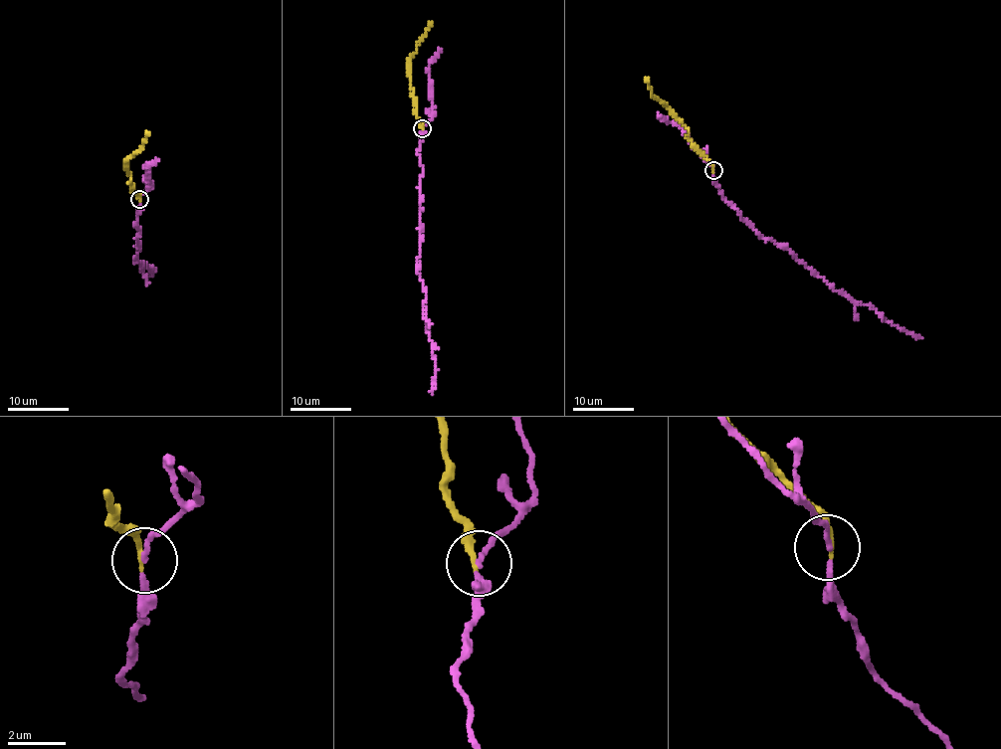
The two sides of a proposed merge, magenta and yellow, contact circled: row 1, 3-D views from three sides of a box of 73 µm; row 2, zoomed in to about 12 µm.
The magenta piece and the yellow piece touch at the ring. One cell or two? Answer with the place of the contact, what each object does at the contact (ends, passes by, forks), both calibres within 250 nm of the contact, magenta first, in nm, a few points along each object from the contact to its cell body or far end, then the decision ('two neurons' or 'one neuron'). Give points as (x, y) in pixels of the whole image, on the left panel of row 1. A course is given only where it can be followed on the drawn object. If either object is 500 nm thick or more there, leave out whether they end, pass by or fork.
(139, 199) | magenta passes by | yellow ends | 130/160 nm | magenta via (139, 198), (134, 261), (142, 265), (141, 269), (144, 264), (153, 271), (148, 273) | yellow via (139, 198), (130, 180), (127, 159), (139, 151), (148, 131) | two neurons

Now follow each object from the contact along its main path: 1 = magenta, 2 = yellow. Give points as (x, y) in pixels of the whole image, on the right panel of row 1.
1: (713, 170), (719, 194), (761, 236), (781, 244), (852, 300), (871, 304), (886, 320), (921, 336)
2: (713, 170), (713, 166), (688, 137), (686, 126), (668, 106), (654, 97), (646, 78)

